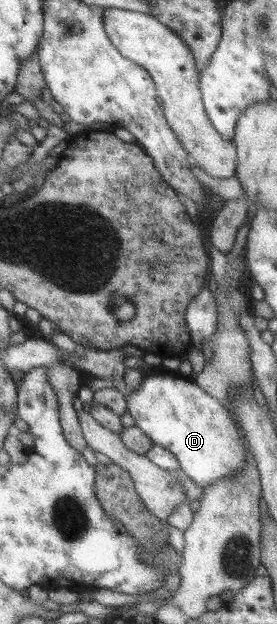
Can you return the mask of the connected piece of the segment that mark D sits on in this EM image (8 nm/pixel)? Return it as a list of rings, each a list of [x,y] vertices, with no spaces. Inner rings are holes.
[[[165,373],[148,376],[143,379],[136,391],[130,390],[126,398],[127,411],[134,417],[135,426],[138,426],[153,444],[164,446],[173,452],[186,476],[203,489],[221,478],[235,476],[247,465],[247,450],[241,436],[238,436],[229,410],[217,398],[200,388],[193,378],[183,376],[176,378]]]

